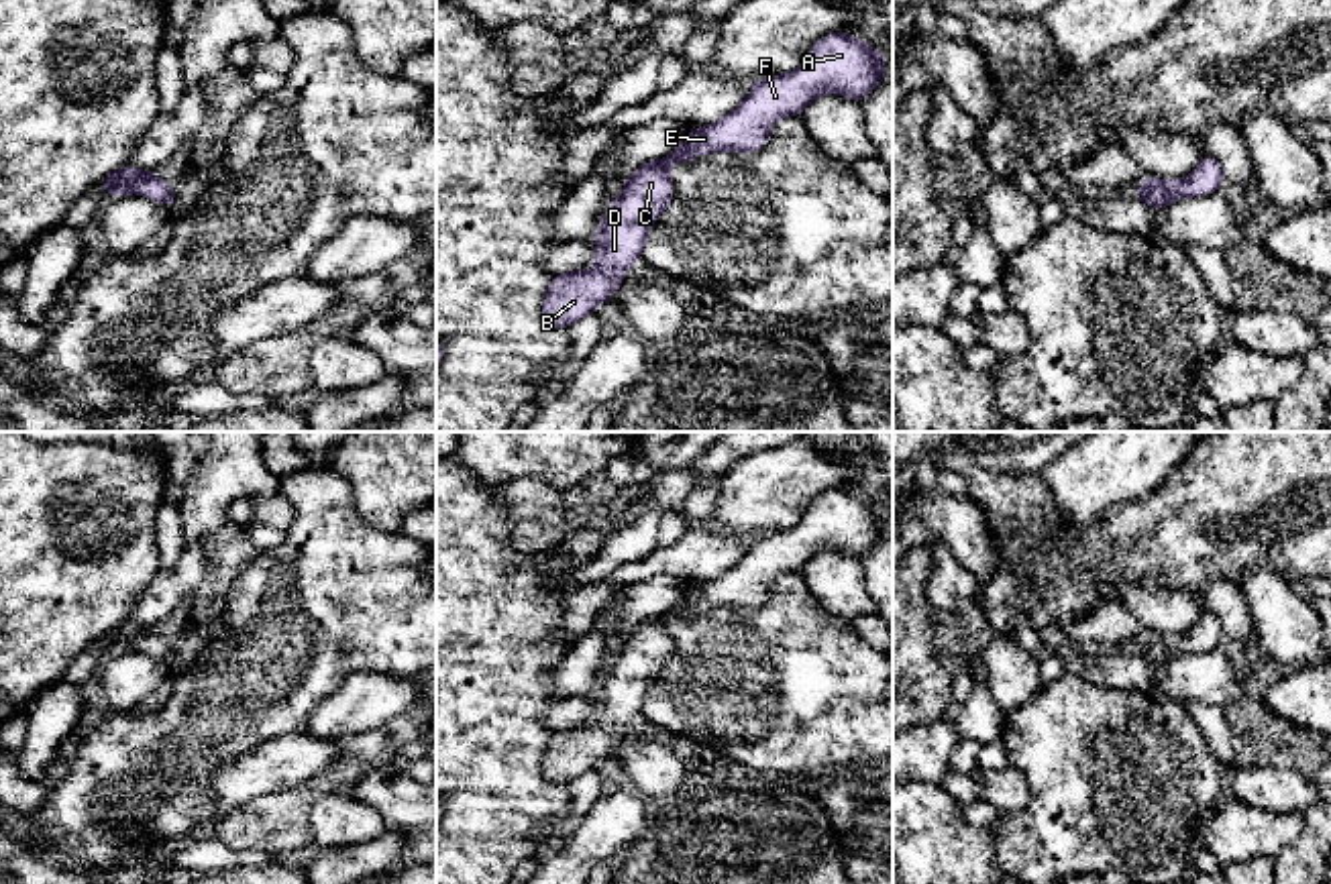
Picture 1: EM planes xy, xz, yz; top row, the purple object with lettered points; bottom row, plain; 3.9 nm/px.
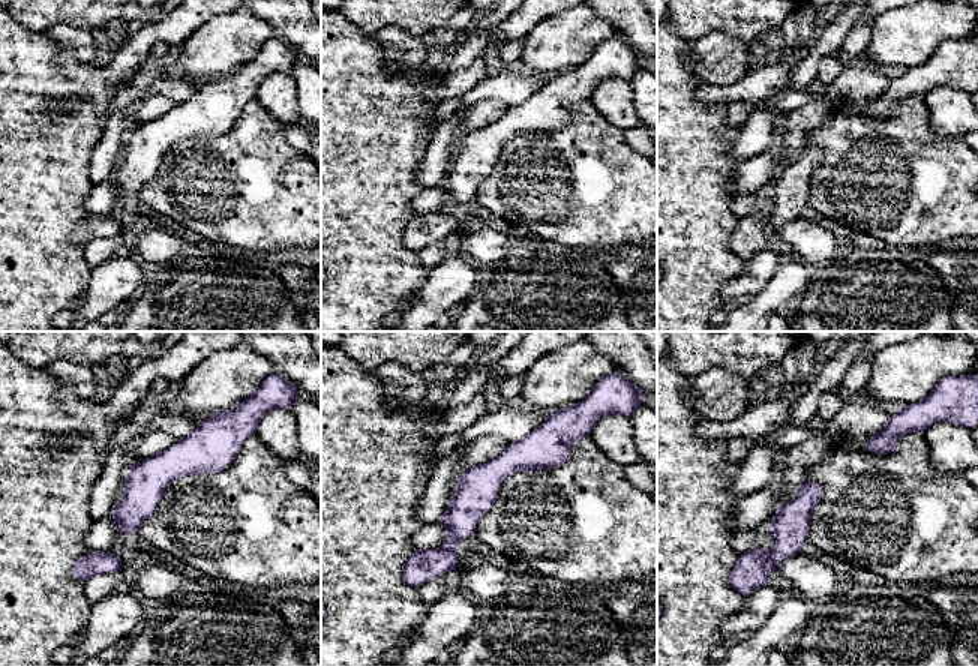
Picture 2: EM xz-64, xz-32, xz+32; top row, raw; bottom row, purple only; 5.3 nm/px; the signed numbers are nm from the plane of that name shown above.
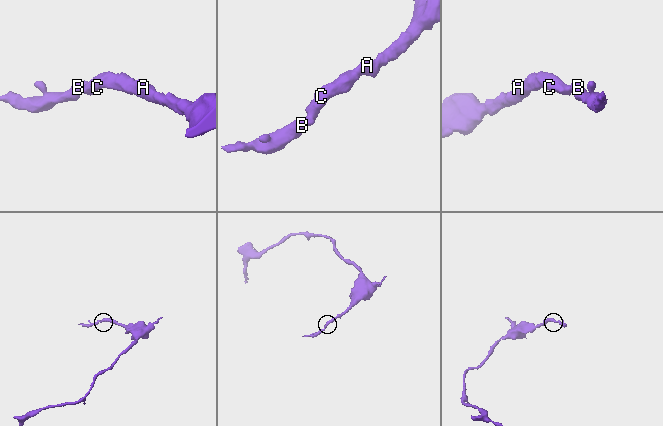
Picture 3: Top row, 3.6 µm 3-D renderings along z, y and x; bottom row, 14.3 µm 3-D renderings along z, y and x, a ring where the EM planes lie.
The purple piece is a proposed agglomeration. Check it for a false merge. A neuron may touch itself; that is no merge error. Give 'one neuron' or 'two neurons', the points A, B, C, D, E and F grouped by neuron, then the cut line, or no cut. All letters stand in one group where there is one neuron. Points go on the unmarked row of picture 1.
one neuron; A B C D E F; no cut

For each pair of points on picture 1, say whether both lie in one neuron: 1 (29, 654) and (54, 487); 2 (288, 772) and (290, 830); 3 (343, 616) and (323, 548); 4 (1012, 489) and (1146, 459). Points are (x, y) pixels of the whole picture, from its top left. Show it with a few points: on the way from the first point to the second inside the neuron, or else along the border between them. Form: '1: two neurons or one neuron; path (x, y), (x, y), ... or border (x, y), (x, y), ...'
1: one neuron; path (29, 614), (29, 557), (51, 534), (51, 528)
2: two neurons; border (331, 764), (292, 787), (257, 795), (243, 805)
3: one neuron; path (343, 599), (335, 591), (331, 565)
4: two neurons; border (1040, 473), (1050, 504), (1071, 522)

